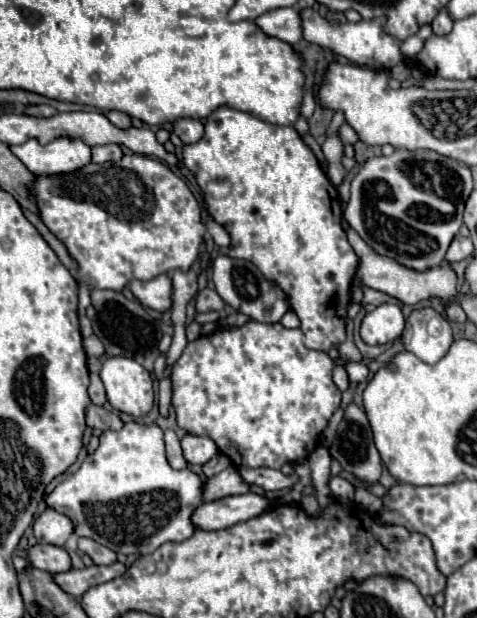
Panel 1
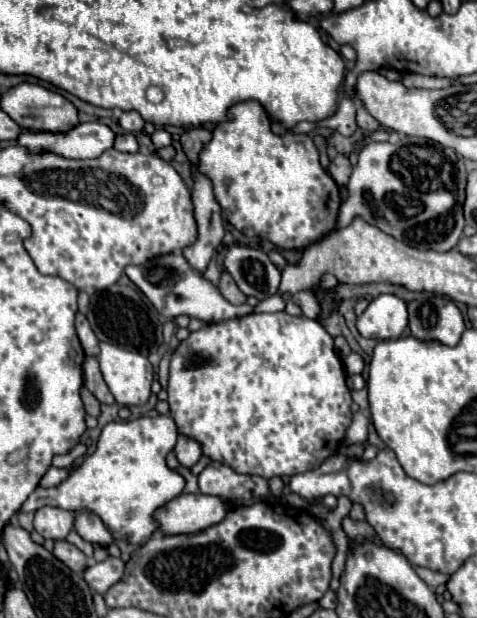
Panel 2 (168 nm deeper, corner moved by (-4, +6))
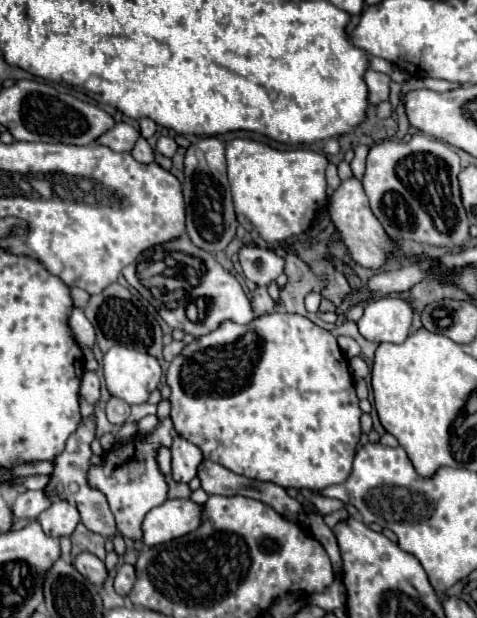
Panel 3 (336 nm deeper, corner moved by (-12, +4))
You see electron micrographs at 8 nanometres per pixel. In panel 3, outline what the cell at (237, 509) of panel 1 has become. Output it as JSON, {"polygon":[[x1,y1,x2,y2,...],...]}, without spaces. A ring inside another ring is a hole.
{"polygon":[[166,500,164,504,152,508,144,518,142,540,148,546,156,546,170,542,172,538,180,538,200,526,202,512,202,504,196,504,192,500]]}

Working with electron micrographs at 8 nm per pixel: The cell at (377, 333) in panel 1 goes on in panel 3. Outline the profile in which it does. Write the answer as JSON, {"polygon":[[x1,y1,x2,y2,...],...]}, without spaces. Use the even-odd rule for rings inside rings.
{"polygon":[[378,298,364,308,364,316,358,320,358,330,370,342,400,344,410,334,412,314,410,304,402,298]]}

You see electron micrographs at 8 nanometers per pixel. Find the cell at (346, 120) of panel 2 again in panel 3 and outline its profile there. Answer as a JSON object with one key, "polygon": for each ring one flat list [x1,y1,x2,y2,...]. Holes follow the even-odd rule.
{"polygon":[[368,70,364,74,364,82,368,86,368,104,370,104,370,108,374,108,380,102,388,100,388,96,390,96,390,90,388,90,390,76,388,74,380,74,380,72]]}

